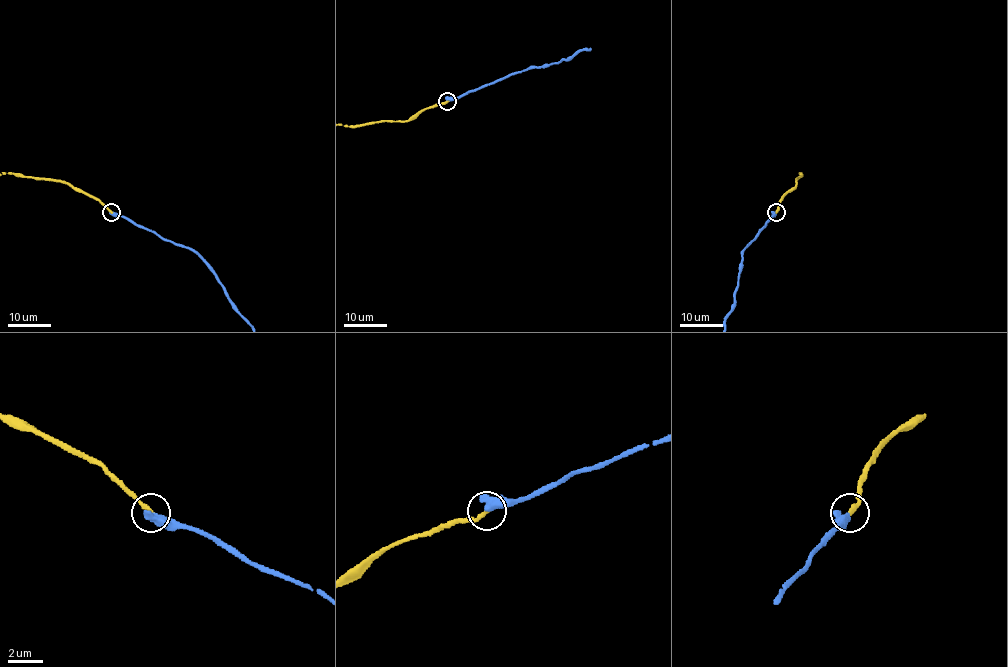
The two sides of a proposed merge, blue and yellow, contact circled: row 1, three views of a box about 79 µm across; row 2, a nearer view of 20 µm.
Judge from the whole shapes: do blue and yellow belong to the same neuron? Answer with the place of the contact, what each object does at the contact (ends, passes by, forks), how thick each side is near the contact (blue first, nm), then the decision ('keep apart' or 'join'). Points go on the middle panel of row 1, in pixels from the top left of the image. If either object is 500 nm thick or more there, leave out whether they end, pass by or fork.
(447, 101) | 550/260 nm | join

